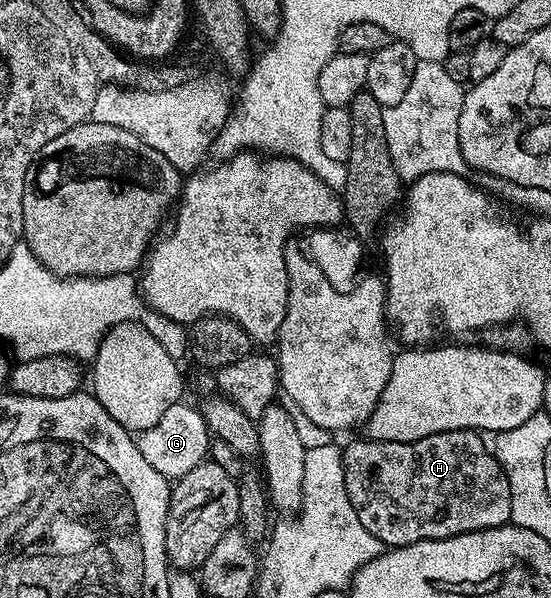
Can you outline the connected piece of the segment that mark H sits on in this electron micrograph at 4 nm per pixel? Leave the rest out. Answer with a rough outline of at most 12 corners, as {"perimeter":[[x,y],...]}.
{"perimeter":[[474,429],[343,446],[346,495],[386,547],[511,522]]}

